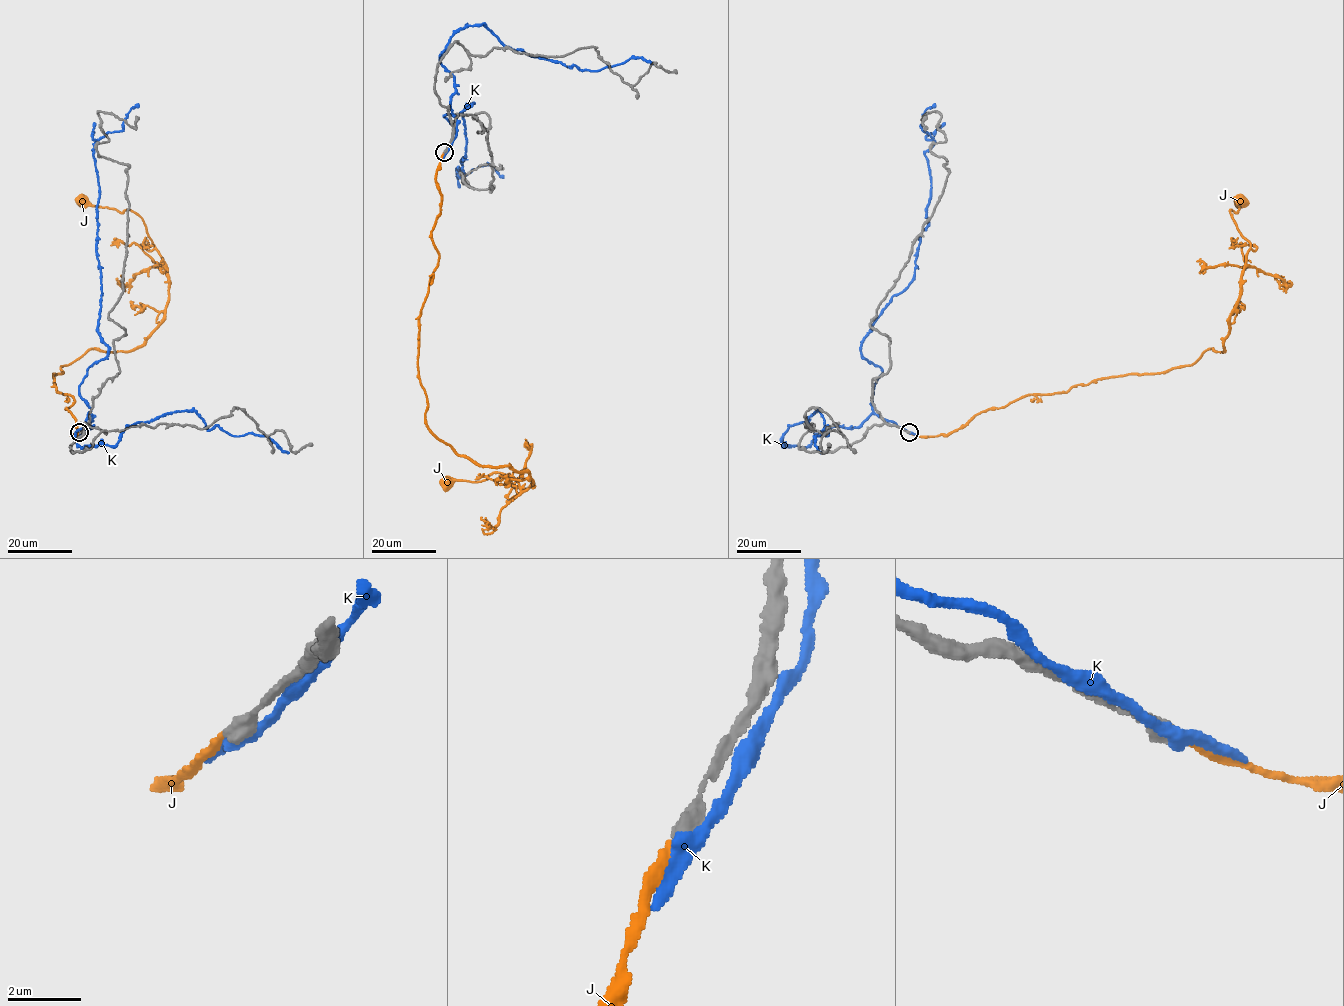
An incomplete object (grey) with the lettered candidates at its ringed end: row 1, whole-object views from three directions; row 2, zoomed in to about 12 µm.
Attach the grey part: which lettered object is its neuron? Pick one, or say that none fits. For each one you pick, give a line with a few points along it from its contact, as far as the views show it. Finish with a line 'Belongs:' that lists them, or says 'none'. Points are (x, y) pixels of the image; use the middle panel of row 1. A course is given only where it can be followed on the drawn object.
J: course (444, 152), (438, 262), (419, 317), (425, 424), (457, 454), (533, 480), (520, 492), (499, 472), (448, 483)
Belongs: J

